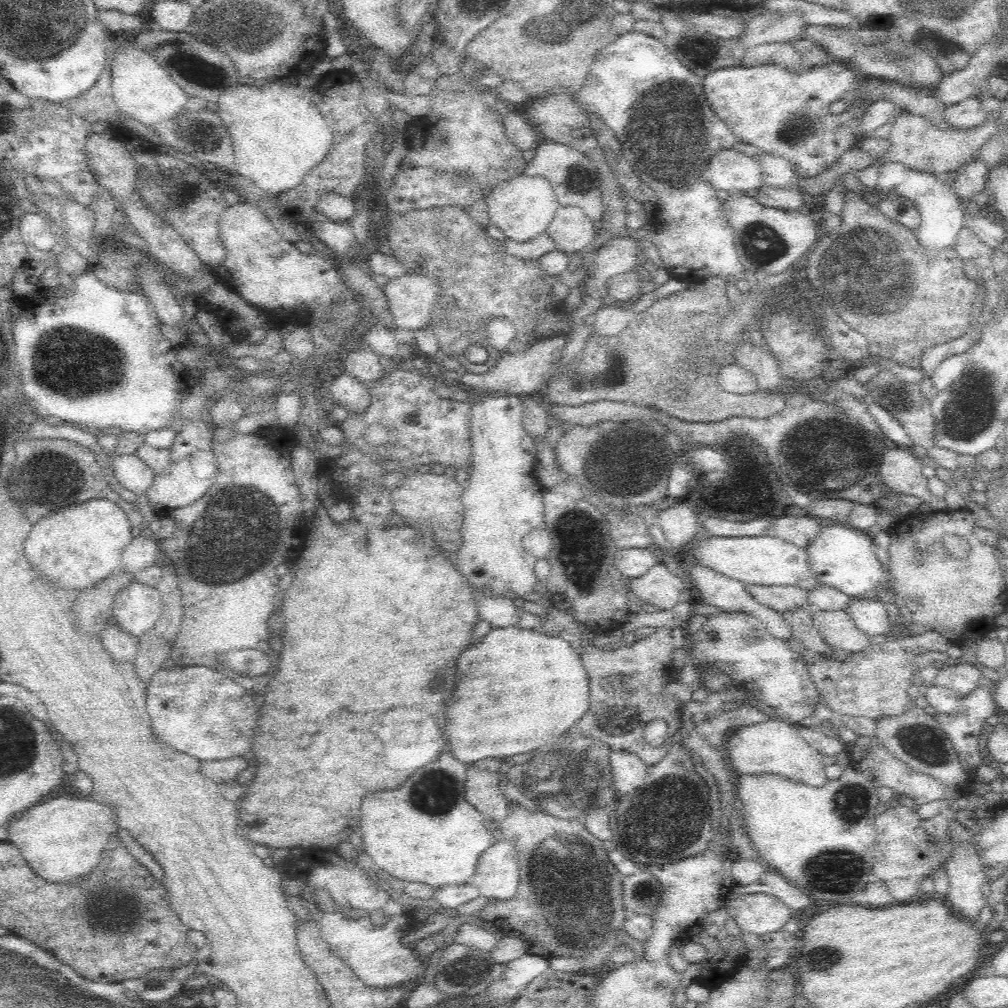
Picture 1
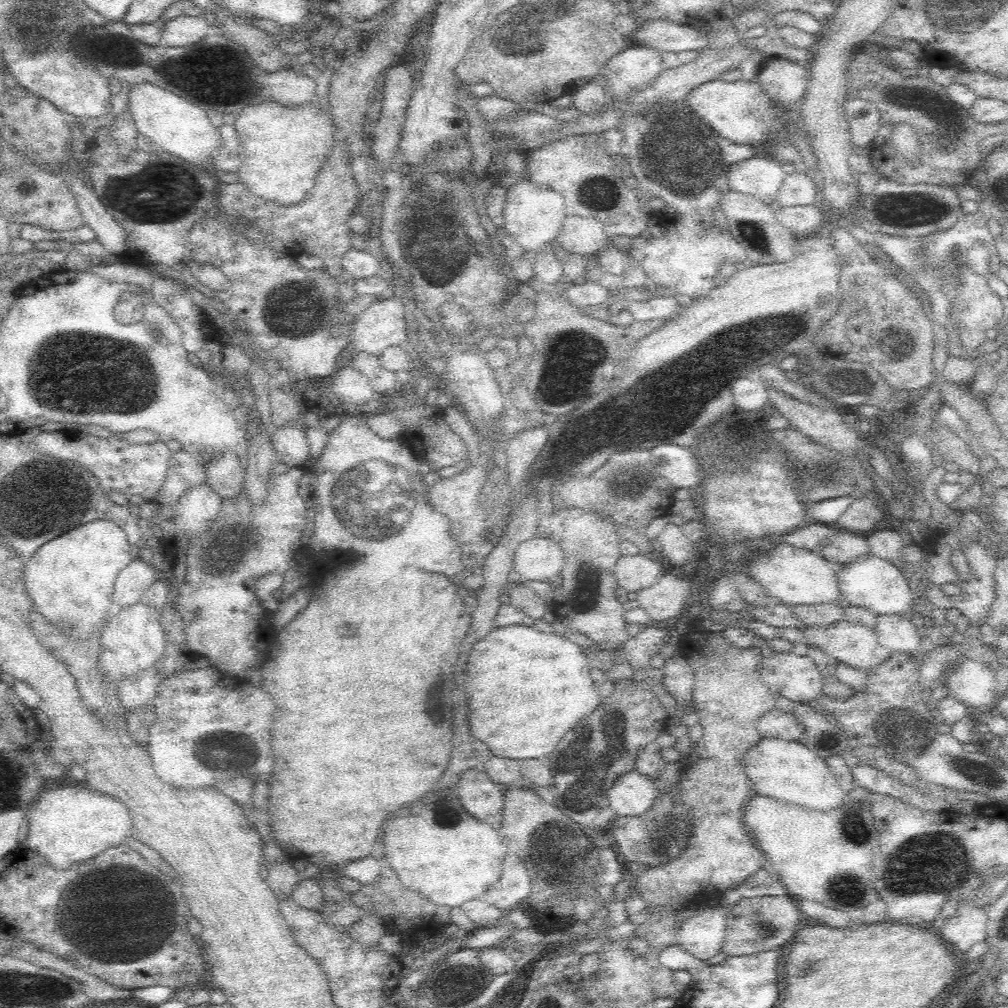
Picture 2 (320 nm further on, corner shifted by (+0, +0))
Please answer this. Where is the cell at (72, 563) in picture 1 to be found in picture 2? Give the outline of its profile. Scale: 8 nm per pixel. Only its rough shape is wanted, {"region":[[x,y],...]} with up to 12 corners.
{"region":[[114,521],[42,548],[26,592],[50,624],[88,638],[112,602],[135,557]]}

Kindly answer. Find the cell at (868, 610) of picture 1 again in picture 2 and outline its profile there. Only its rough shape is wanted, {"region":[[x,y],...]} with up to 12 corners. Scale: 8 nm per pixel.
{"region":[[906,614],[878,616],[878,642],[912,653],[922,634]]}

